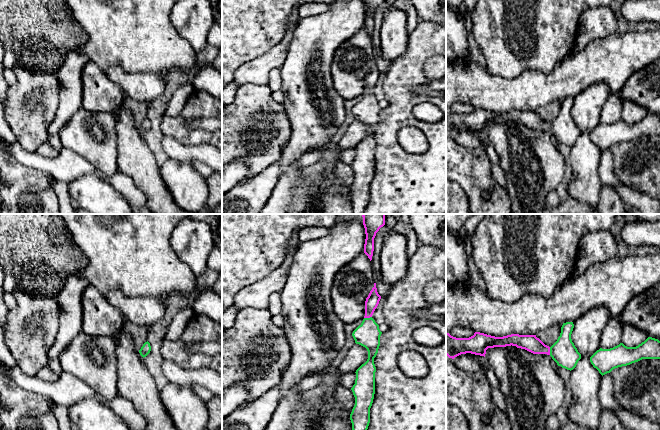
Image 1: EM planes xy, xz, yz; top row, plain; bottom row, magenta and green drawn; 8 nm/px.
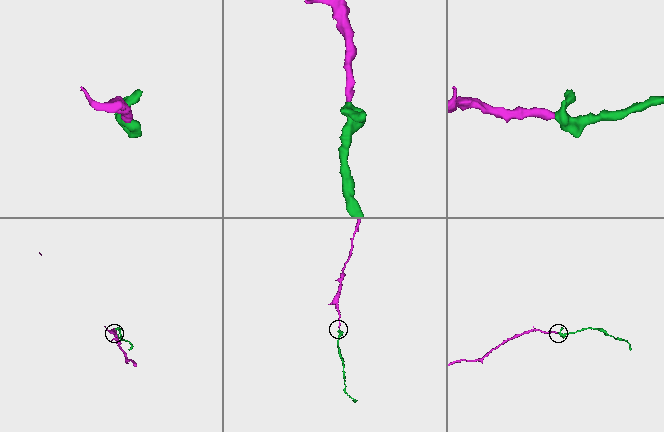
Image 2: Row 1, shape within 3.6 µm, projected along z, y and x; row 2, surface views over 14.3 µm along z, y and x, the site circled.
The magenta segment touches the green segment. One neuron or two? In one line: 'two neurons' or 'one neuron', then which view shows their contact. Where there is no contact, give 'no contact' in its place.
one neuron | xz

